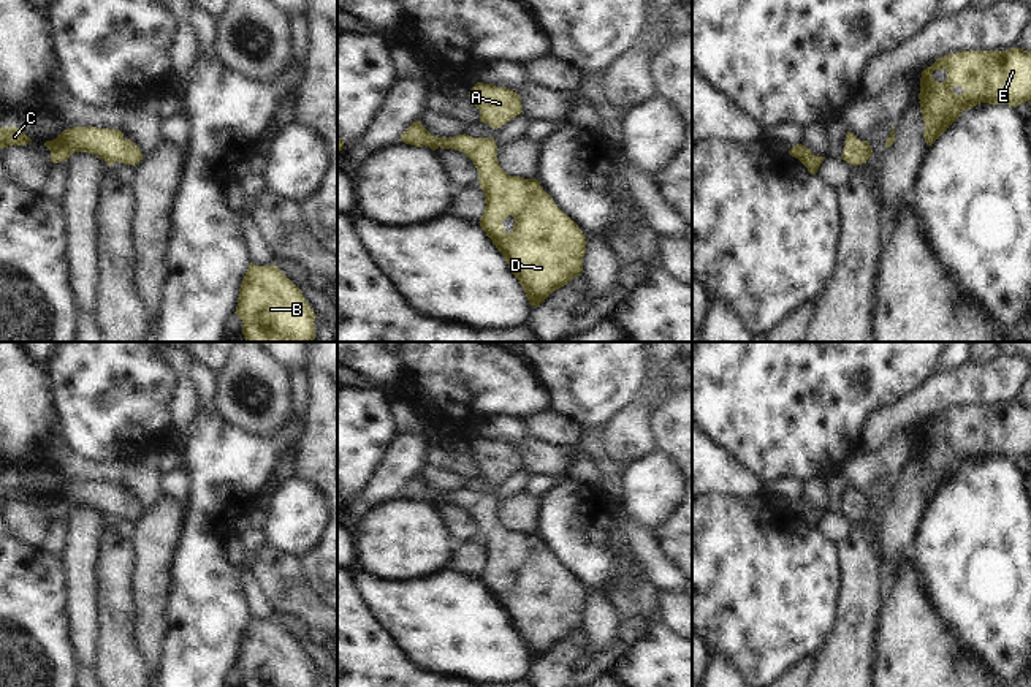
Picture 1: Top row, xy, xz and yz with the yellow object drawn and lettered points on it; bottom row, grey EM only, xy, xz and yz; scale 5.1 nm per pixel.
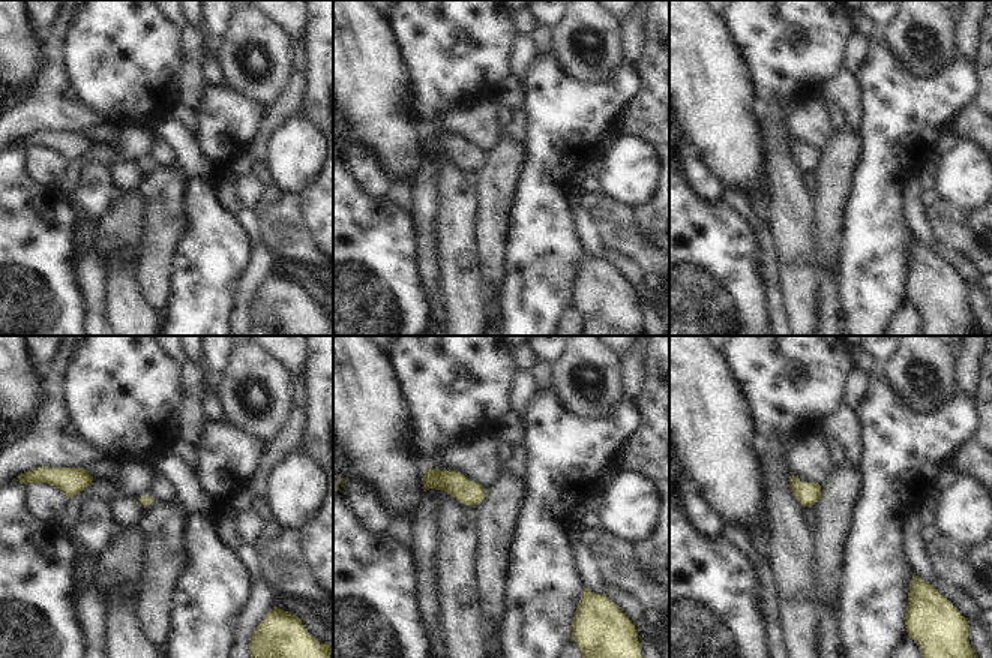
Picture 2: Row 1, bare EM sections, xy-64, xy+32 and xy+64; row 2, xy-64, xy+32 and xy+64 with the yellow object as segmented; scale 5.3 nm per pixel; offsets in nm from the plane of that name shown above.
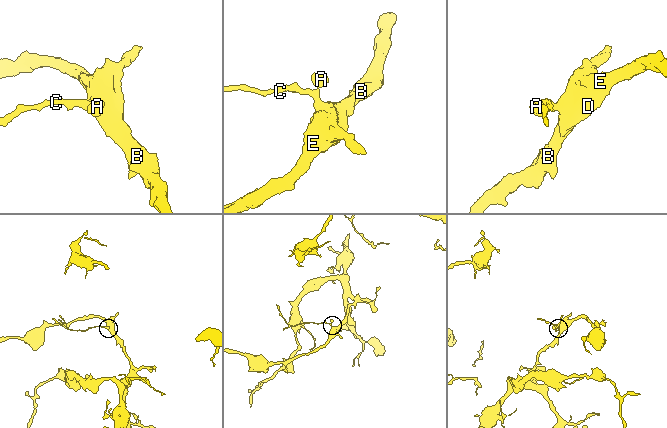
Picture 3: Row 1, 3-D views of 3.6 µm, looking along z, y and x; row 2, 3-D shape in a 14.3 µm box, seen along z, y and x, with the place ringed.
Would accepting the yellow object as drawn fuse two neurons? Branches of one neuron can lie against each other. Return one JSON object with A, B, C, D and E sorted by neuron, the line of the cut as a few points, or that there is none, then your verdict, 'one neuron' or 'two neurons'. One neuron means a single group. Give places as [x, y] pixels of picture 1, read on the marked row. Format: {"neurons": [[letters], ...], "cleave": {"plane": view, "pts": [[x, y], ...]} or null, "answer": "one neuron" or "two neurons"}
{"neurons": [["A", "B", "C", "D", "E"]], "cleave": null, "answer": "one neuron"}

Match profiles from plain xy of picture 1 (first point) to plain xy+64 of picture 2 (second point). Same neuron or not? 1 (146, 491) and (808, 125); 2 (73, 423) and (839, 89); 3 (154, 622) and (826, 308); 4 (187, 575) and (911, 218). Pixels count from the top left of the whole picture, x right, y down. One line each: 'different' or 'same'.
1: same
2: different
3: different
4: different

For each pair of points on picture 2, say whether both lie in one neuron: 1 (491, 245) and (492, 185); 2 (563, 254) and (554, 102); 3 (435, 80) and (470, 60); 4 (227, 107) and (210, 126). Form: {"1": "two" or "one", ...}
{"1": "one", "2": "one", "3": "one", "4": "one"}

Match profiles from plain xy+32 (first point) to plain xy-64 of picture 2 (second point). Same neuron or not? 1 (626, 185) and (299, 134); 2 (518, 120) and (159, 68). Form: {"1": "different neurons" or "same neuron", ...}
{"1": "same neuron", "2": "different neurons"}

